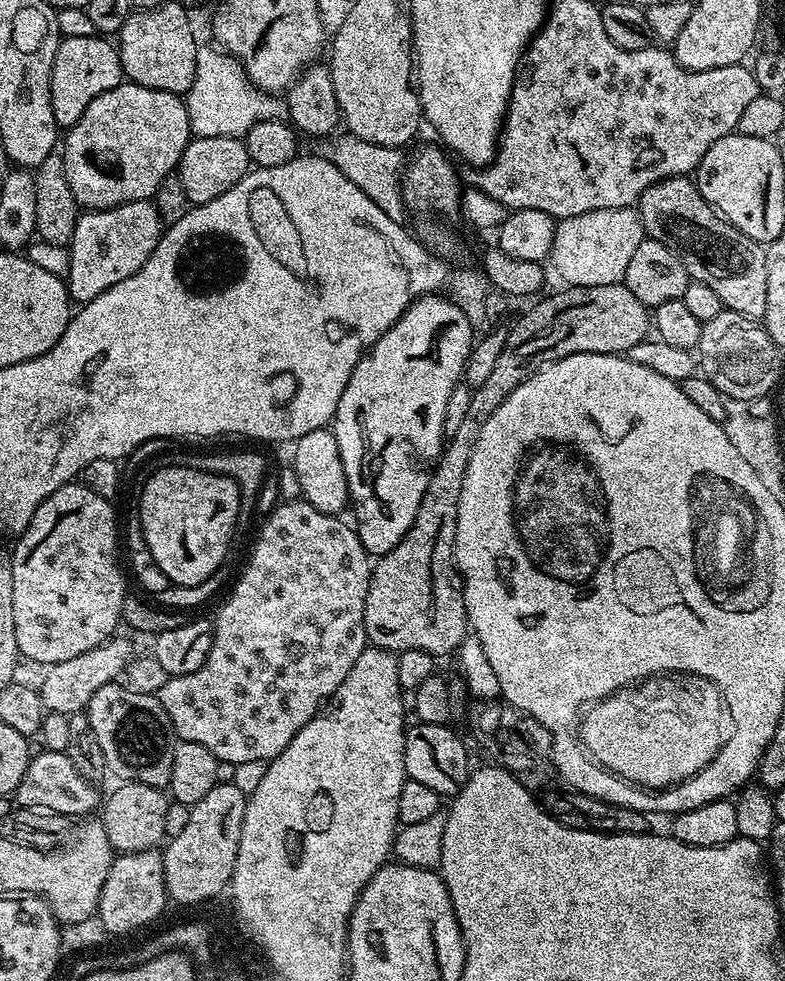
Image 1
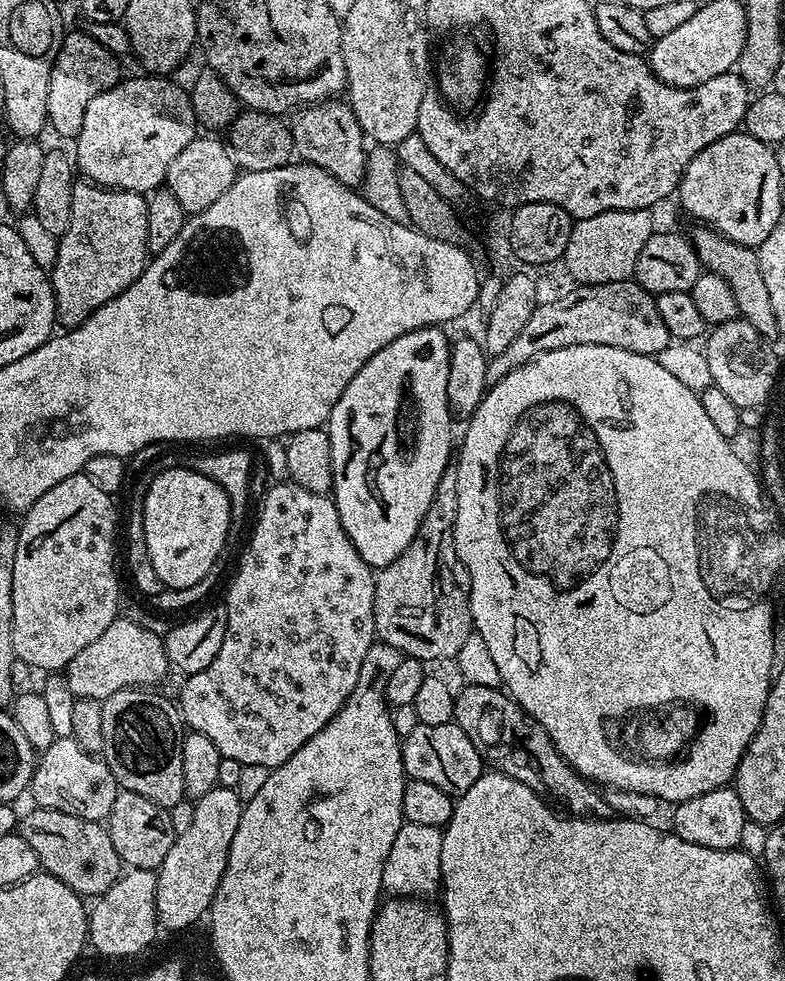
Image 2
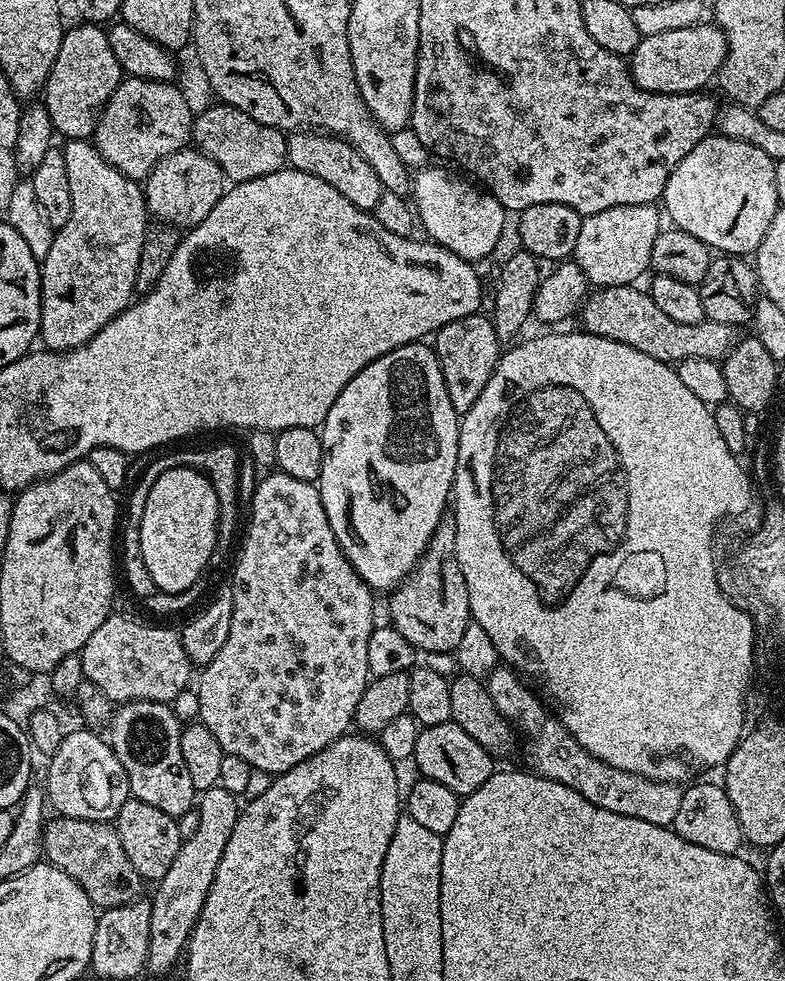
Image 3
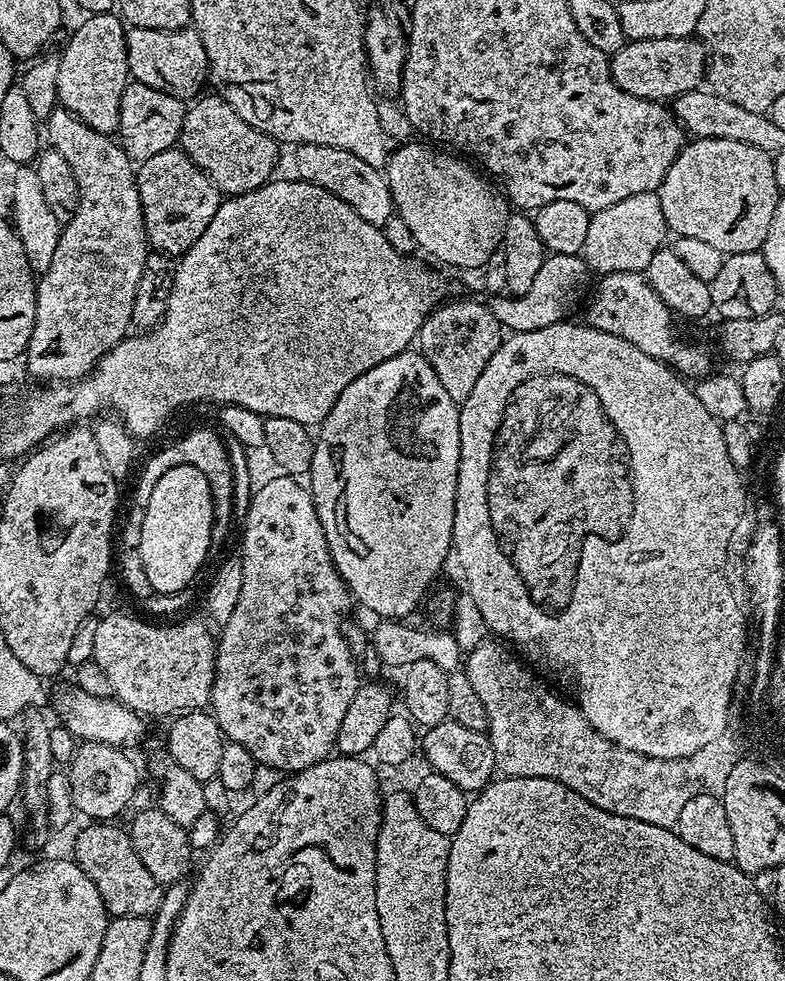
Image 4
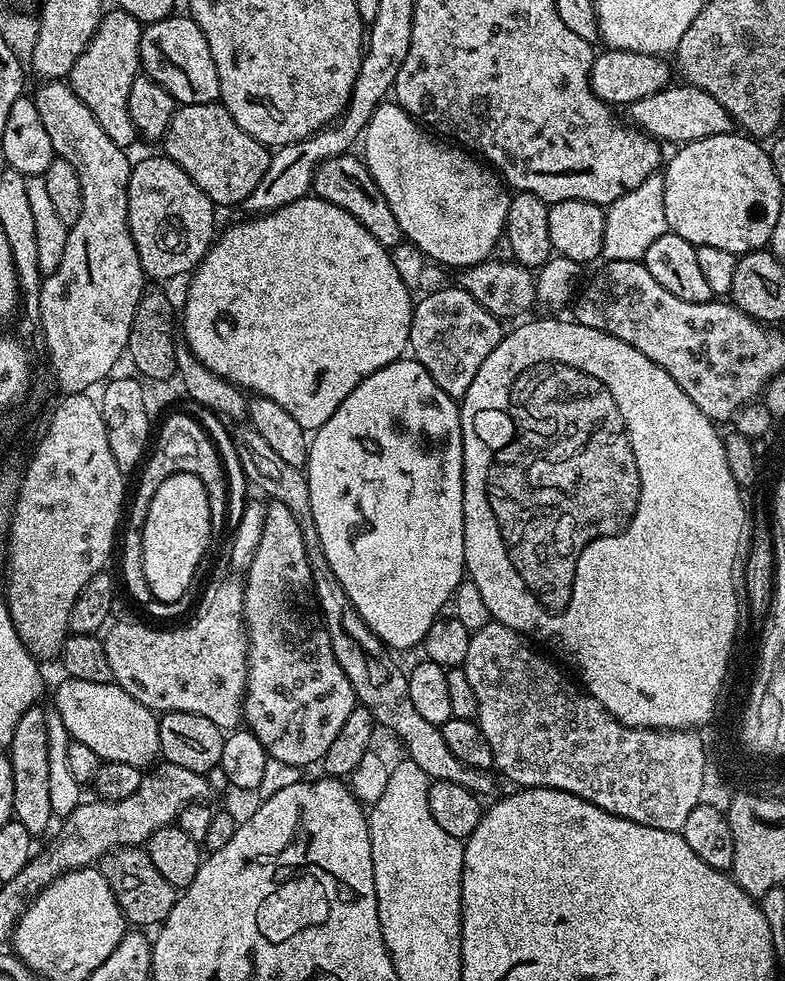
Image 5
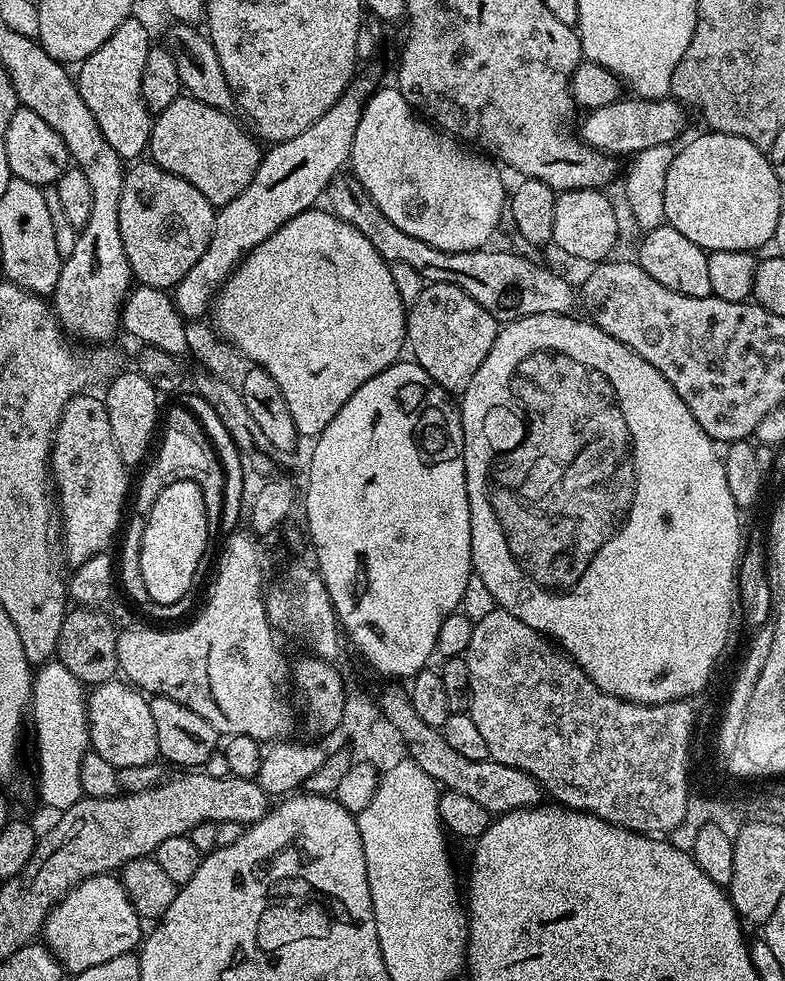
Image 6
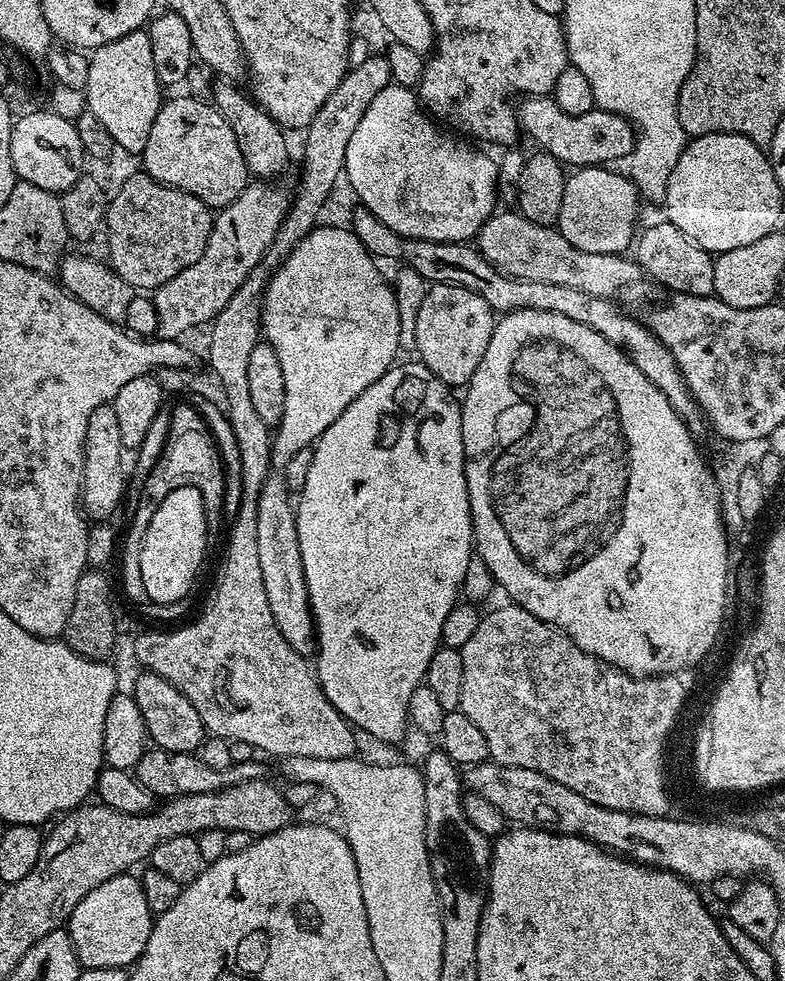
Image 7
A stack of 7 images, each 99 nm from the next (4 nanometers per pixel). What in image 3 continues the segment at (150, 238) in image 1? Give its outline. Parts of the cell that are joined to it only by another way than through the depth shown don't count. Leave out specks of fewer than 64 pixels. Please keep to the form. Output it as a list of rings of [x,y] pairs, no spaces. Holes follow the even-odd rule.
[[[91,139],[67,141],[63,145],[62,151],[66,158],[66,175],[70,178],[70,218],[67,220],[66,226],[55,229],[50,242],[50,251],[40,265],[40,335],[38,340],[50,352],[69,352],[71,348],[77,348],[90,342],[90,338],[94,338],[94,334],[98,334],[98,330],[105,328],[118,313],[123,312],[129,304],[133,303],[136,292],[138,257],[142,254],[142,238],[150,223],[143,187],[126,174],[119,172],[114,166],[110,166],[110,162],[106,162],[106,158],[100,156],[100,151],[94,146]]]

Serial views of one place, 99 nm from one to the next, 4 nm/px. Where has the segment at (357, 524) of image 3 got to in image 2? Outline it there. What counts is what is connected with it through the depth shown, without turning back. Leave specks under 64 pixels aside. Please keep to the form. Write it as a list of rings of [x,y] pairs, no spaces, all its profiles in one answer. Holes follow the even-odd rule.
[[[440,326],[419,328],[394,338],[390,346],[382,346],[374,358],[350,378],[346,390],[328,415],[326,431],[330,438],[332,463],[331,497],[336,502],[342,530],[354,542],[354,550],[362,554],[374,570],[386,567],[418,534],[426,510],[438,490],[438,482],[450,467],[454,456],[452,424],[454,417],[446,402],[446,374],[450,374],[450,336]]]

